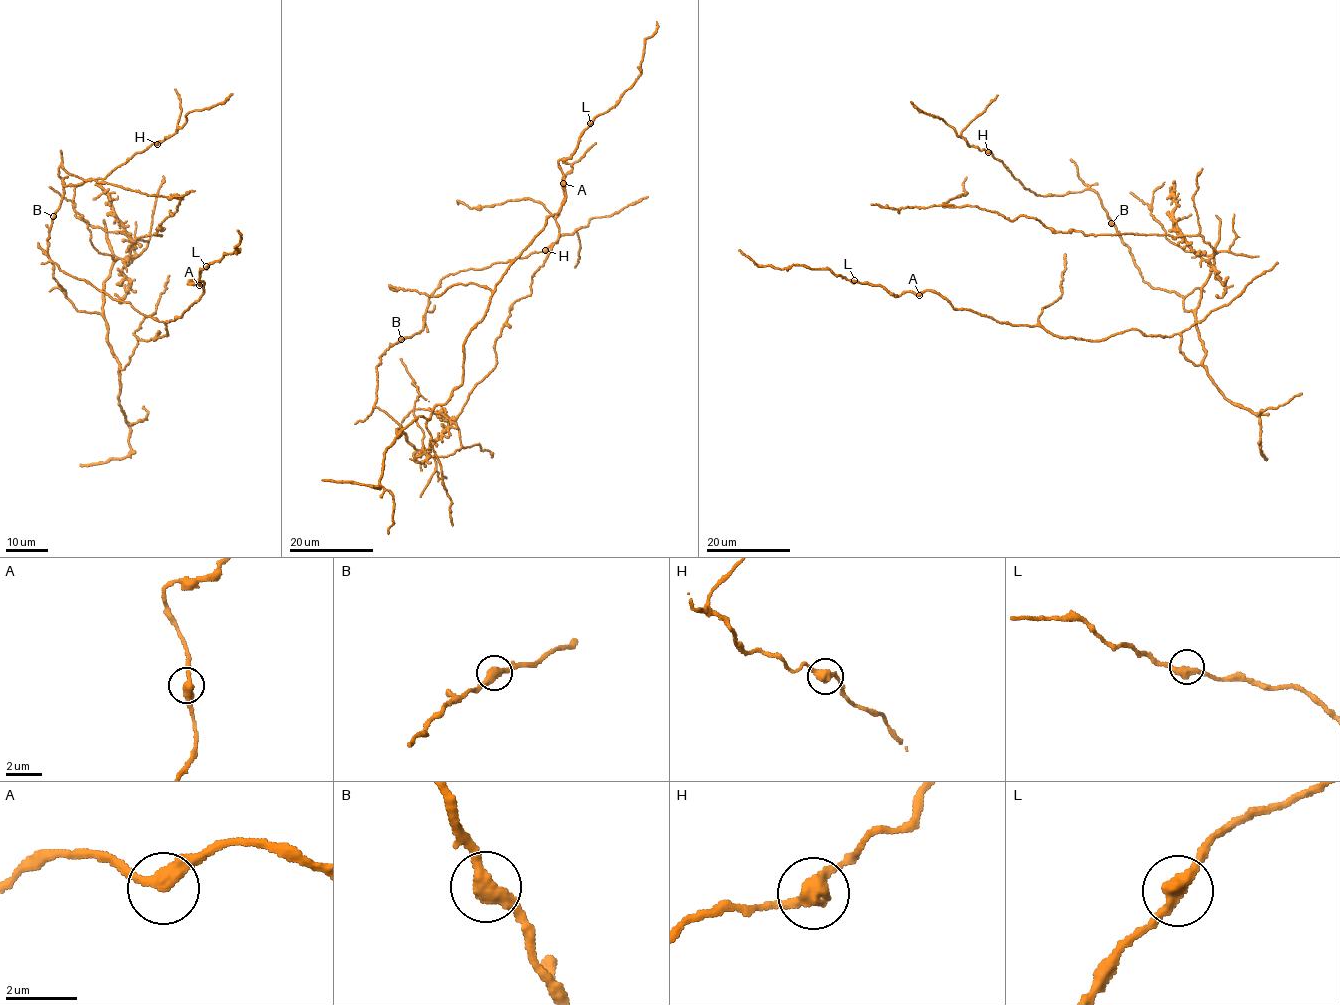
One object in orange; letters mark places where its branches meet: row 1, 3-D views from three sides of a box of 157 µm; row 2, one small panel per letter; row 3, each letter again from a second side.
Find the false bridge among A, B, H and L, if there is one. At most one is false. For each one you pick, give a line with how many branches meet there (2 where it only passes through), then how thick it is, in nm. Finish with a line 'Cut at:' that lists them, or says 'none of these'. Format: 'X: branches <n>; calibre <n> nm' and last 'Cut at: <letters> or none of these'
Cut at: none of these

